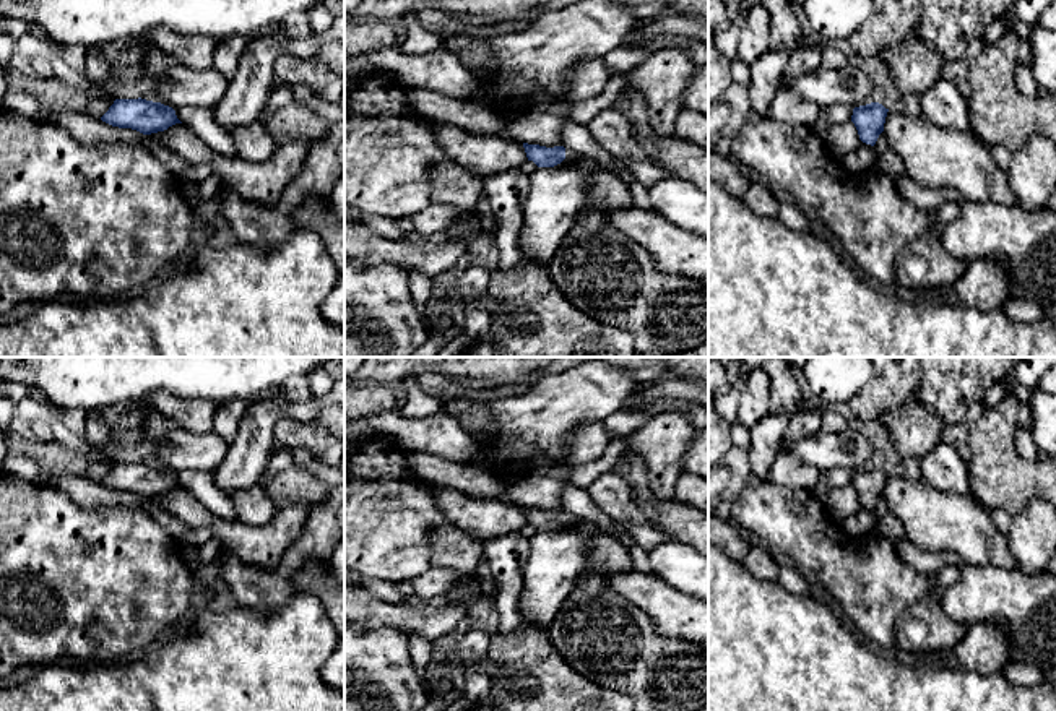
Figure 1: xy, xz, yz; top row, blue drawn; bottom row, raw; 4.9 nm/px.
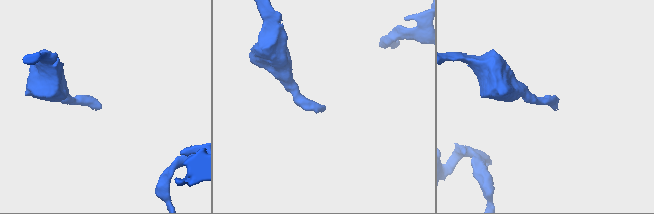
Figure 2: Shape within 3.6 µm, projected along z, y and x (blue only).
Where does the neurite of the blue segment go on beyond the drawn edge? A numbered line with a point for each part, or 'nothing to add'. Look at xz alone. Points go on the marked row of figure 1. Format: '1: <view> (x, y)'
1: xz (571, 156)

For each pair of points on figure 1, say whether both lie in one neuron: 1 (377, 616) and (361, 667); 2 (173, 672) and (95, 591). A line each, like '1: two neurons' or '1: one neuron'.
1: two neurons
2: two neurons

